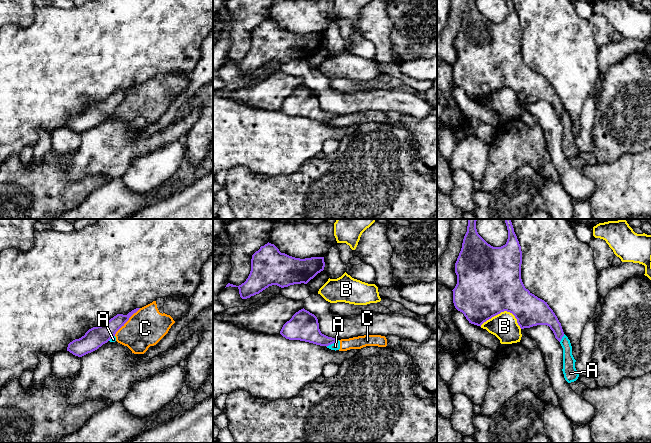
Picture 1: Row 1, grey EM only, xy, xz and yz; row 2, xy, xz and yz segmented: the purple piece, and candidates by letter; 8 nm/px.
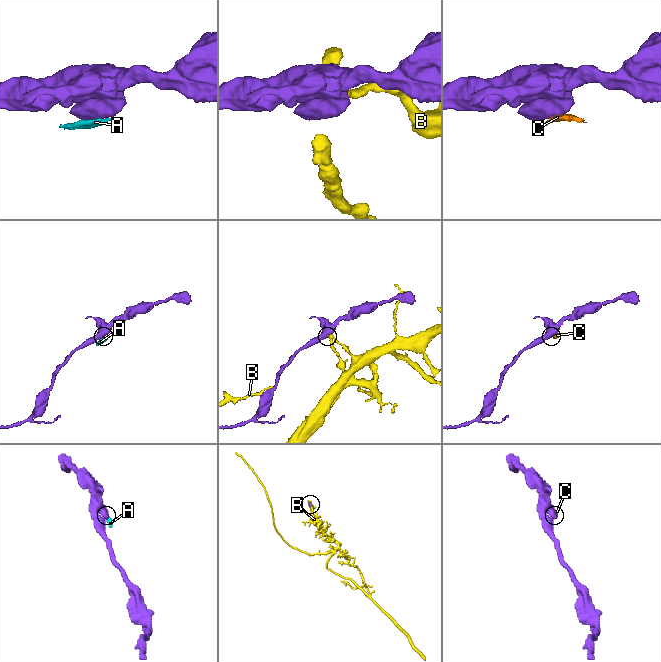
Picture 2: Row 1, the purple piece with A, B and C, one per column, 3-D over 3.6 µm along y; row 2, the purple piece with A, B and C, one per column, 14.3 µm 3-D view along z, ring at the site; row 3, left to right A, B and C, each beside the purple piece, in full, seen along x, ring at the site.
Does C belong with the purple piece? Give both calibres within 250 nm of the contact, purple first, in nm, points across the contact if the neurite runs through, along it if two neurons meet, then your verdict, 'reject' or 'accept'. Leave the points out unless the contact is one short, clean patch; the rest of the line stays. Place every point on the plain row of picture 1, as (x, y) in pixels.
calibres 150 and 300 nm; border xy (140, 84), (114, 111); reject

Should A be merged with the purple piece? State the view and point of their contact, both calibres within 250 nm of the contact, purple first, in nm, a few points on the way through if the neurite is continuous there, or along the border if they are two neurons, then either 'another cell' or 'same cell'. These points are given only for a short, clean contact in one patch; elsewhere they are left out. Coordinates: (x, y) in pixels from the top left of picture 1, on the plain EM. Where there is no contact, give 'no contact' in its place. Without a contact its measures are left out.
meets purple in xz at (332, 119); 200 nm thick on the purple side, 70 nm on the other; border along xz (338, 116), (326, 122); another cell

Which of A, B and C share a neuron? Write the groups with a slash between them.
A C / B

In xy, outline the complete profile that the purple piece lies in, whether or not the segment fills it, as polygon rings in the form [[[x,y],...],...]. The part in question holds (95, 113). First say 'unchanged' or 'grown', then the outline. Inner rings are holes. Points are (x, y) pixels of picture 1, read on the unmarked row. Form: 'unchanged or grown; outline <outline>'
unchanged; outline [[[136,84],[127,91],[117,90],[107,99],[89,105],[84,112],[75,115],[68,120],[67,127],[75,132],[82,133],[91,129],[107,119],[116,108],[124,102],[129,94],[136,89],[140,84]]]

